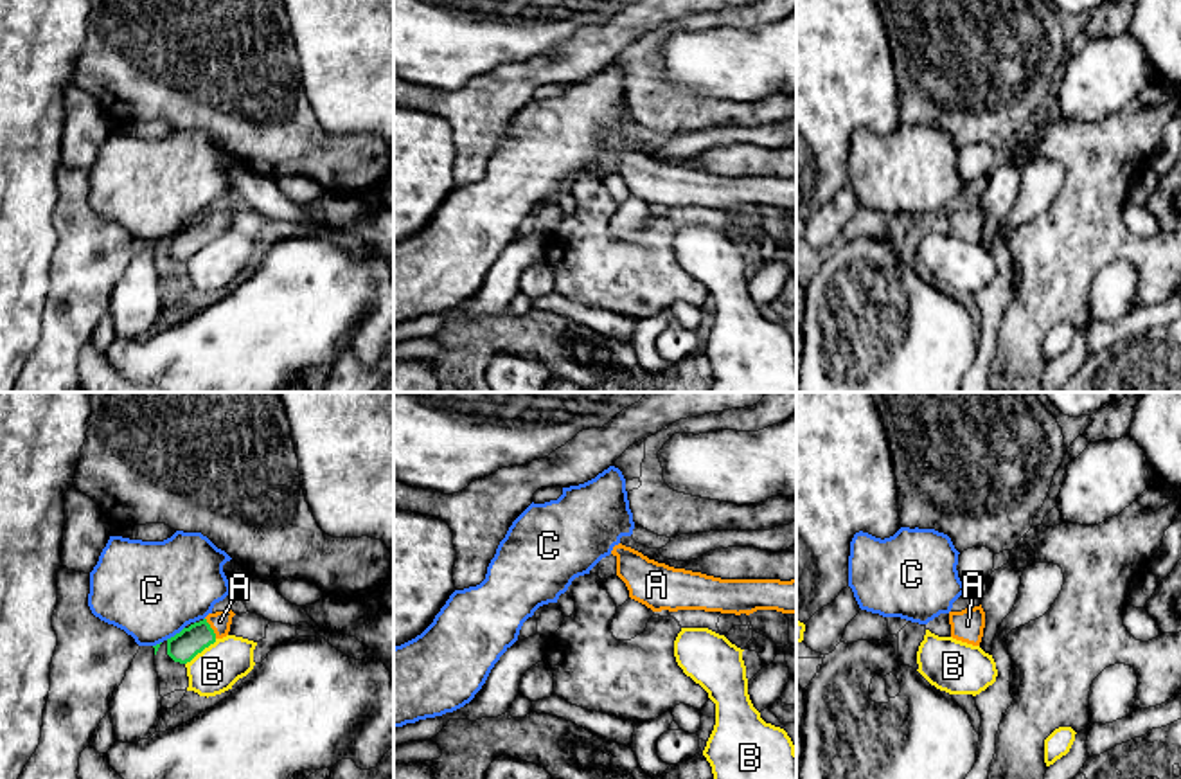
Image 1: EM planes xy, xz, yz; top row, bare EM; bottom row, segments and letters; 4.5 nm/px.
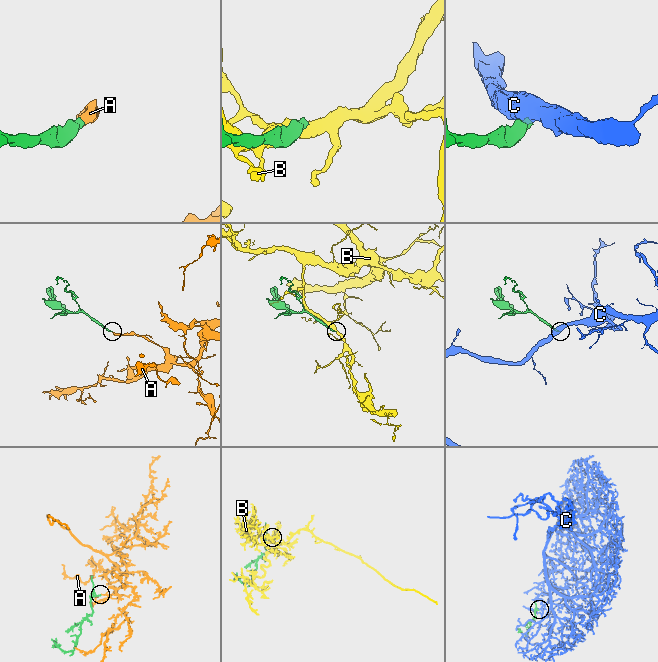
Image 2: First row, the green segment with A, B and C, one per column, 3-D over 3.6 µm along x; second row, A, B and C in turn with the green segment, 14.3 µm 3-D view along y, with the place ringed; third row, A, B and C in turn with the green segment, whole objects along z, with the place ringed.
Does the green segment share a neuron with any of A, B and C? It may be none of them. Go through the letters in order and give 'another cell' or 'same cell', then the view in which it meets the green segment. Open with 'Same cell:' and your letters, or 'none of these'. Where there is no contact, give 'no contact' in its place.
Same cell: A
A: same cell; meets green in xy
B: another cell; meets green in xy
C: another cell; meets green in xy

